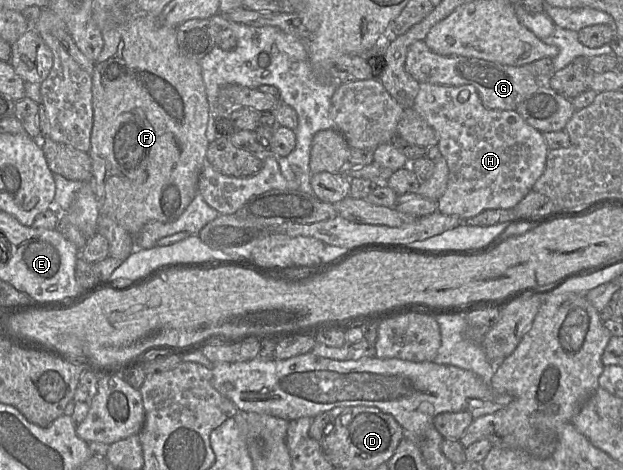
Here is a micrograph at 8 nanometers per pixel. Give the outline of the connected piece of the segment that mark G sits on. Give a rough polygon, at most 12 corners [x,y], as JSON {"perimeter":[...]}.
{"perimeter":[[424,40],[405,69],[419,83],[472,85],[484,107],[516,110],[541,81],[532,63],[443,56]]}

